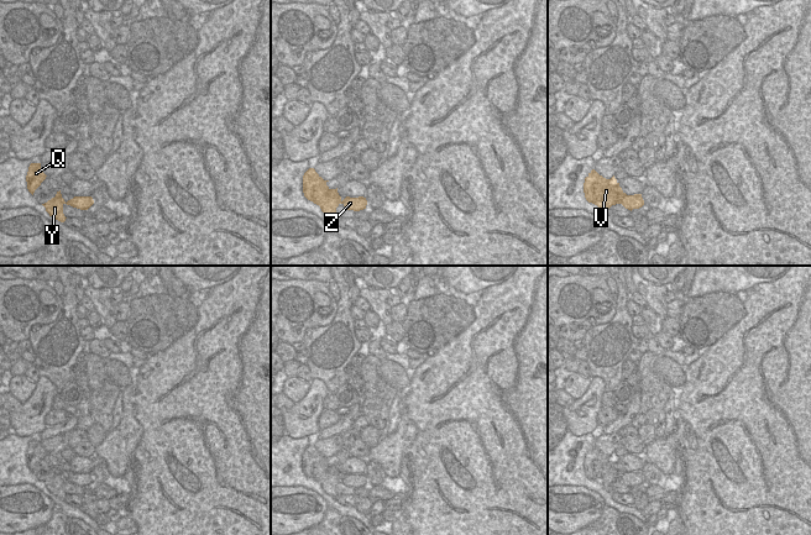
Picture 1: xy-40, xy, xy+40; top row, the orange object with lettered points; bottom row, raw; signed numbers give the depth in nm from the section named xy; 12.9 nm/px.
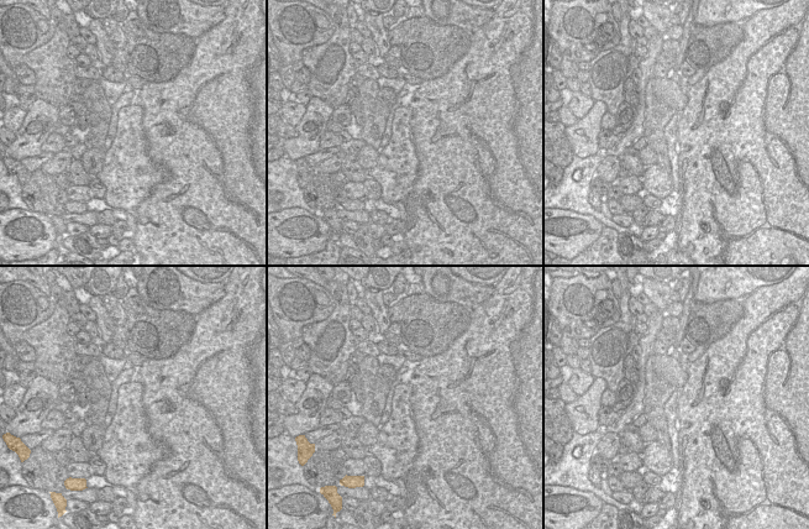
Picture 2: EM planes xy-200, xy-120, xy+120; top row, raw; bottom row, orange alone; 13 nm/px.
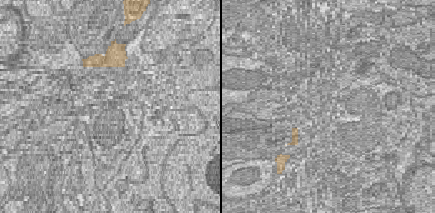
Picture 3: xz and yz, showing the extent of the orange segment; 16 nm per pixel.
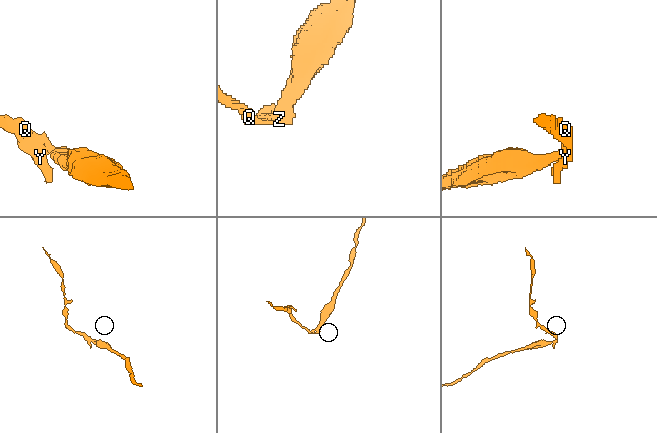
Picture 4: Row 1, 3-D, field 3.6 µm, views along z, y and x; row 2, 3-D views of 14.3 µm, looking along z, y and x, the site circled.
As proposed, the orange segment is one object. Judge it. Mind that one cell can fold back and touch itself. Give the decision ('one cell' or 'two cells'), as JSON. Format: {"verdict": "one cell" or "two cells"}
{"verdict": "two cells"}

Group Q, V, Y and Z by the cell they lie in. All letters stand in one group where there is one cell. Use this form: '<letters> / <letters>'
Q V Y / Z

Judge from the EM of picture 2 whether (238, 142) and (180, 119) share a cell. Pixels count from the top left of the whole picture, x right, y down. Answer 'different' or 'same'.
same

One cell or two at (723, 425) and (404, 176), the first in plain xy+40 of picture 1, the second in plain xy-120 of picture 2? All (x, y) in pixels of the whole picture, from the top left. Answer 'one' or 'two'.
two

